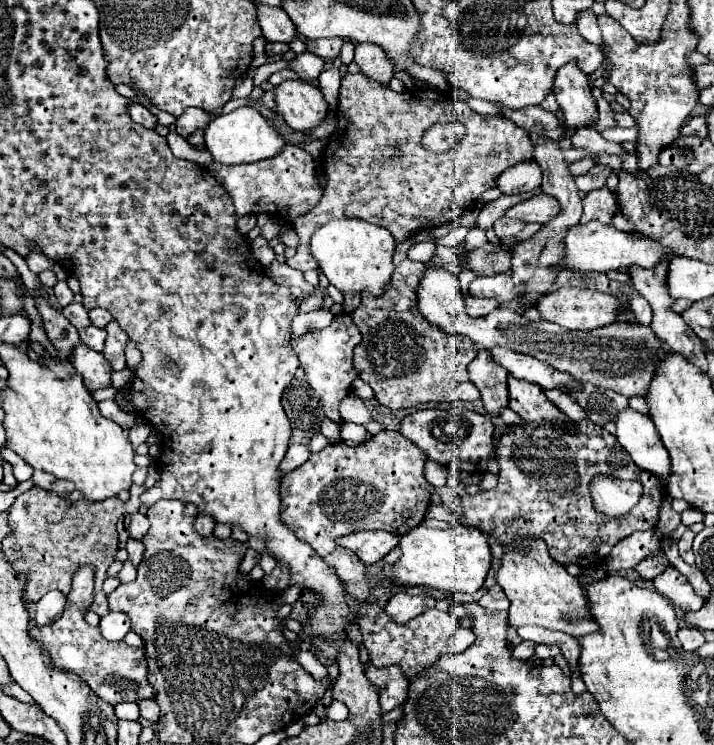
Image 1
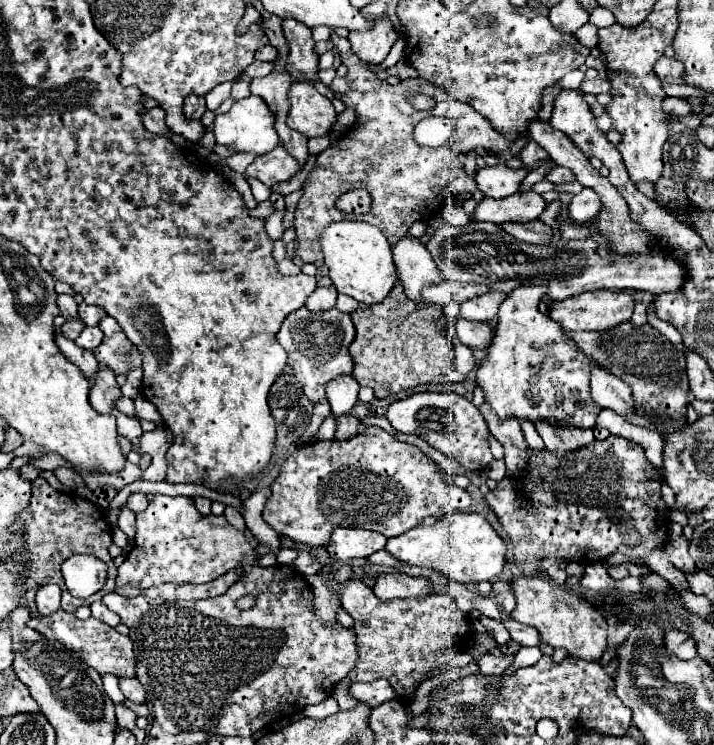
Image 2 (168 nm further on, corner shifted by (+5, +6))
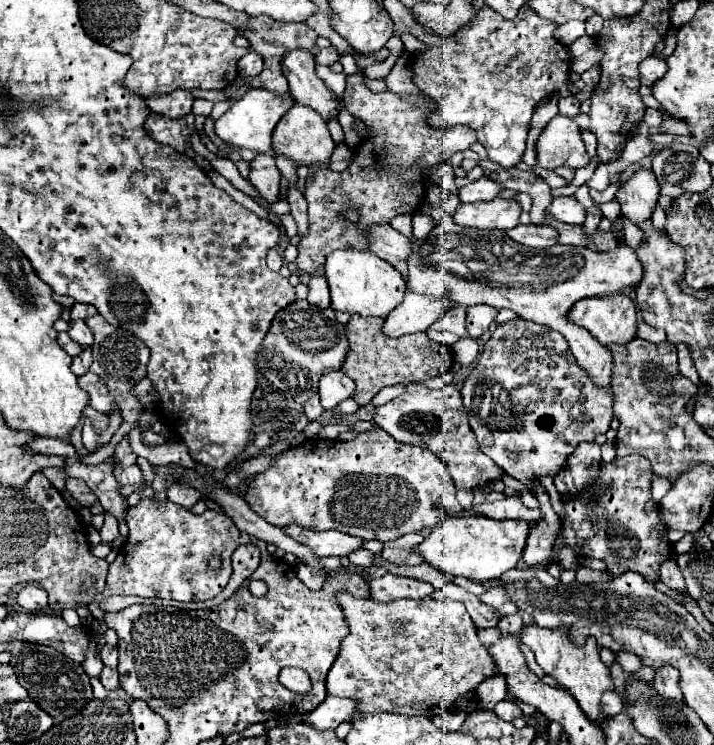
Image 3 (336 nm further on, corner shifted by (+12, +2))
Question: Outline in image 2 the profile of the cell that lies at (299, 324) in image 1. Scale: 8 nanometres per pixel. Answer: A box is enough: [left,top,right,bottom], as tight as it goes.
[305,285,337,313]

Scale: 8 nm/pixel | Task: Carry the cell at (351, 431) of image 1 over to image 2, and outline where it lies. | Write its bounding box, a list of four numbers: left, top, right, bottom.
[317,417,337,439]

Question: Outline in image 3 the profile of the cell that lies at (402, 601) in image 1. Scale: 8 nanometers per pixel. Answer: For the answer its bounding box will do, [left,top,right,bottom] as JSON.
[370,573,434,603]

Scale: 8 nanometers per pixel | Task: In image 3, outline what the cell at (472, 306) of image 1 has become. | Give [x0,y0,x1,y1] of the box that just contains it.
[466,305,498,337]

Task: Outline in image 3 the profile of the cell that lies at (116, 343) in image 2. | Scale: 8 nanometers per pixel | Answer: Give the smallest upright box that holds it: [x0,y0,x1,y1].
[86,315,148,425]

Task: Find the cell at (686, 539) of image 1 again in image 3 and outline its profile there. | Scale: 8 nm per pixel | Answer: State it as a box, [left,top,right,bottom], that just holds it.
[660,557,686,591]

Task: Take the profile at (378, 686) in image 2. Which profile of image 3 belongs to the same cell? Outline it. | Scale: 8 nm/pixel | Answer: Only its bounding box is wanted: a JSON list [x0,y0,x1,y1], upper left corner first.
[304,697,356,729]

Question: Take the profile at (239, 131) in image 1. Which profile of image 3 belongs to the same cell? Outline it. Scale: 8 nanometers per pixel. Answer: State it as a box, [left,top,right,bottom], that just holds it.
[214,89,294,153]

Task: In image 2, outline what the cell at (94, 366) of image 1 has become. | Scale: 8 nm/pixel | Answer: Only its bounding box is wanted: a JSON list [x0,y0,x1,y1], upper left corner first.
[89,365,121,415]

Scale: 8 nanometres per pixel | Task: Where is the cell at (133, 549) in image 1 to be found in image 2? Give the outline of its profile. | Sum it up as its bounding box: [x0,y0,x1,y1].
[117,507,135,537]

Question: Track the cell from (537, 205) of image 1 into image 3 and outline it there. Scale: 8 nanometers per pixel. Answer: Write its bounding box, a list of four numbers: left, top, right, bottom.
[454,199,522,229]

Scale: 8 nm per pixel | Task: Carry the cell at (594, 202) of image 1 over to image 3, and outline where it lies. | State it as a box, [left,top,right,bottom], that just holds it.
[548,197,586,225]

